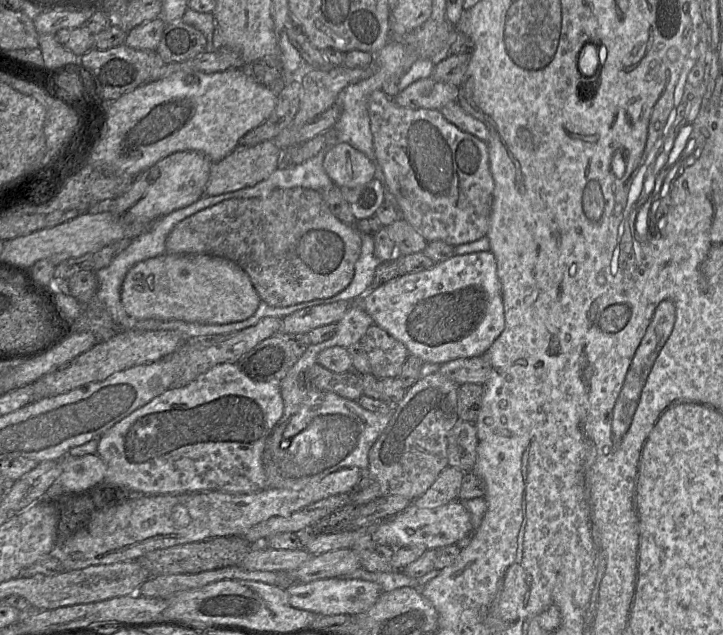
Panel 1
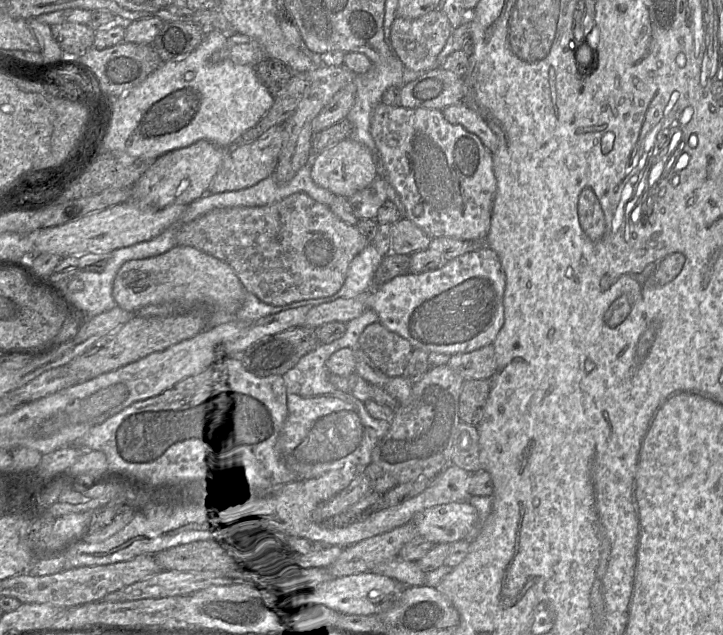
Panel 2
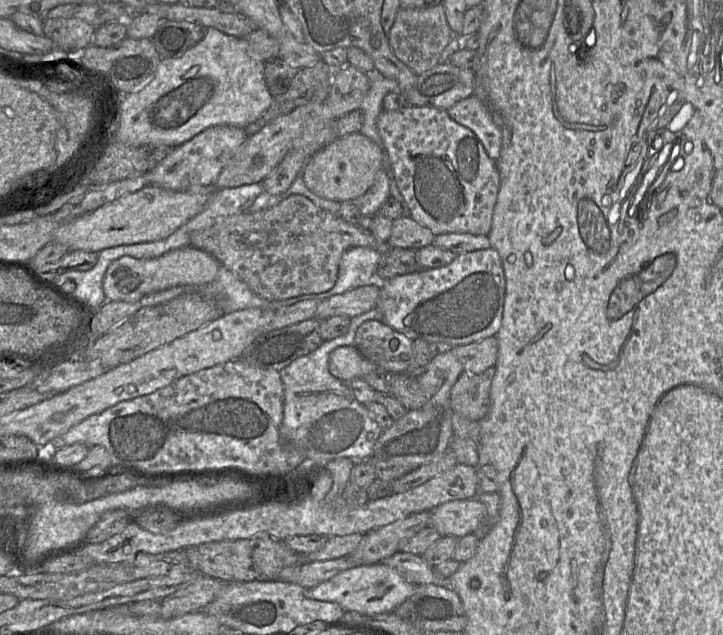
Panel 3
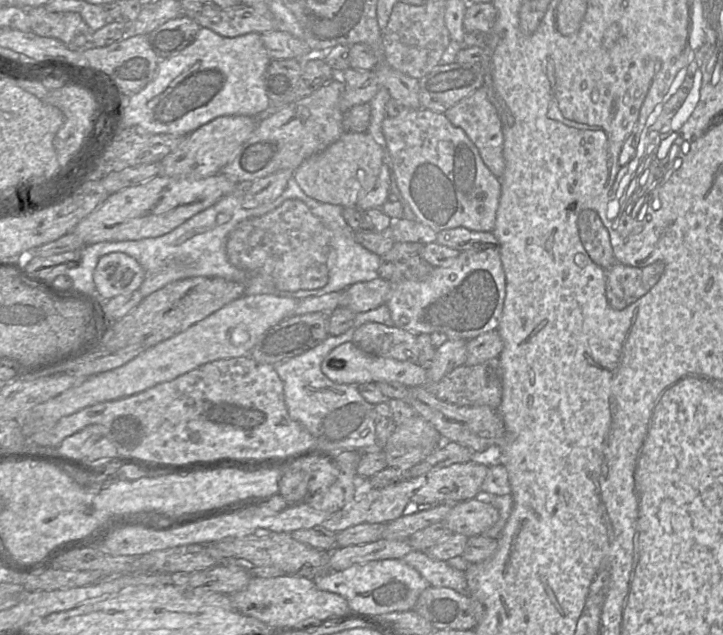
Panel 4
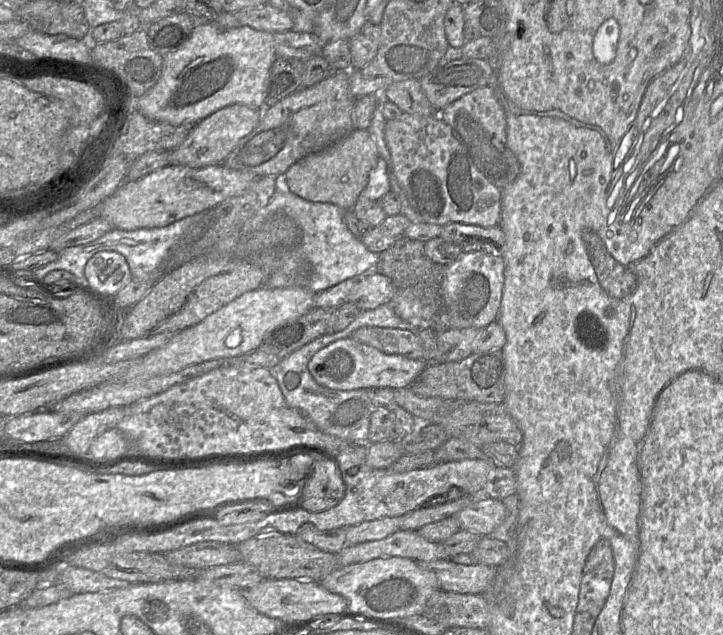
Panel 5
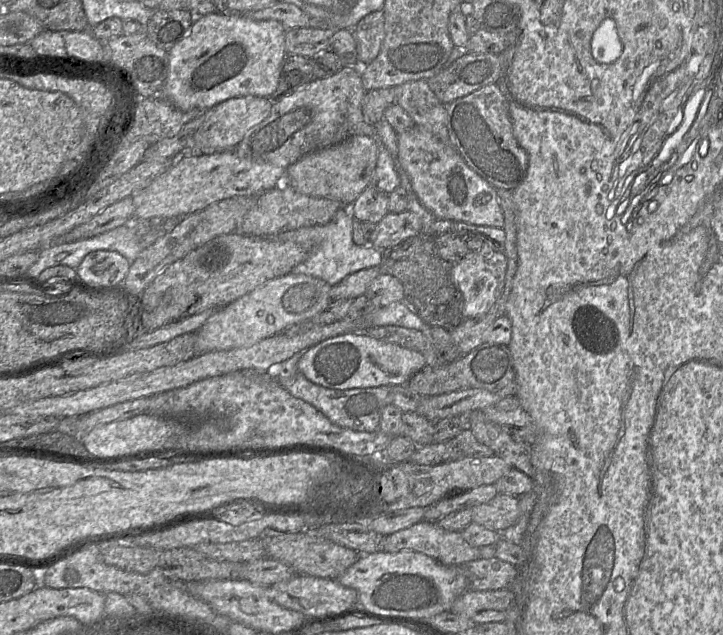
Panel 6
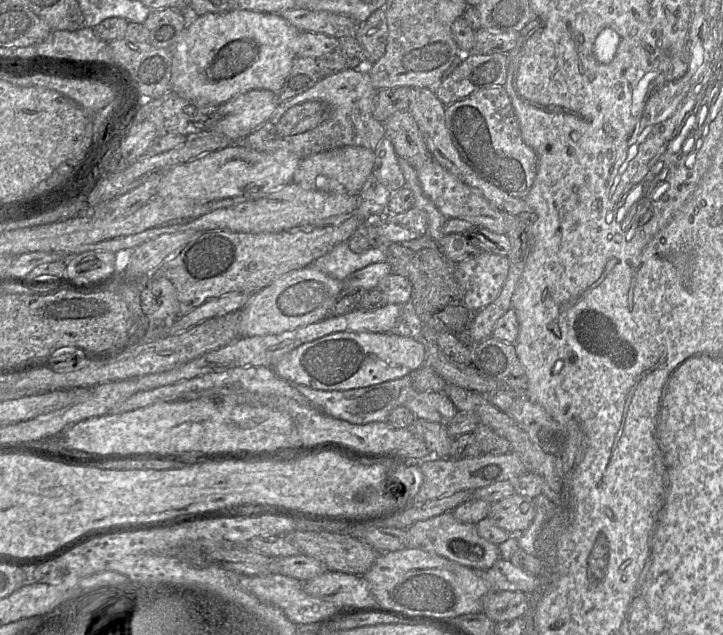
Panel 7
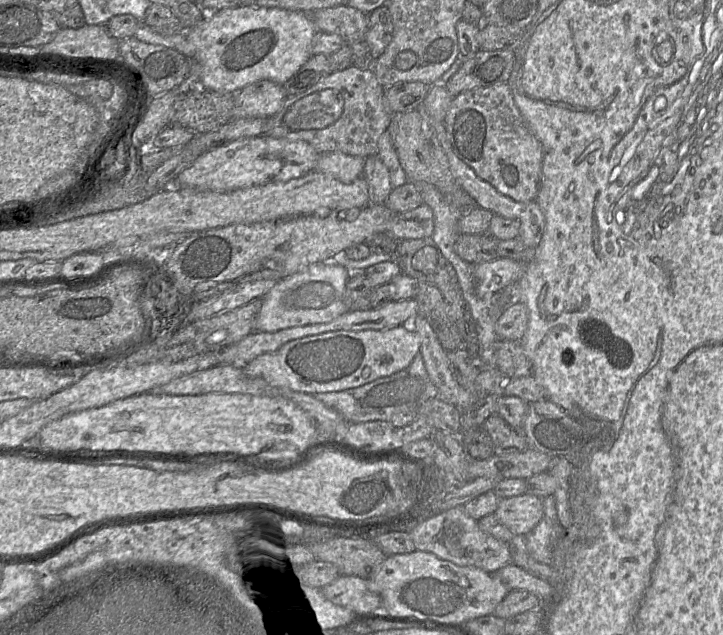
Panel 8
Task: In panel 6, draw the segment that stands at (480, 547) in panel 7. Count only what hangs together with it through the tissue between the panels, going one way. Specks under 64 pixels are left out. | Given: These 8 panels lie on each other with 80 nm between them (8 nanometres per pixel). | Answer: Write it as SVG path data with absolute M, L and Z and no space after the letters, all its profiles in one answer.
M420 521L382 540L382 551L394 553L404 549L424 553L446 566L480 558L480 547L466 542L461 531L447 531L431 521Z

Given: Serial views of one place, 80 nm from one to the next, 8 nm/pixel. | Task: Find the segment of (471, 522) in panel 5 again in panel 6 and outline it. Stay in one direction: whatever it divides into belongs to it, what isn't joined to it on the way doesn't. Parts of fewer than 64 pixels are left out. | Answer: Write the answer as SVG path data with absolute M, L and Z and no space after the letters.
M497 494L493 499L472 508L472 521L502 533L520 517L519 498Z

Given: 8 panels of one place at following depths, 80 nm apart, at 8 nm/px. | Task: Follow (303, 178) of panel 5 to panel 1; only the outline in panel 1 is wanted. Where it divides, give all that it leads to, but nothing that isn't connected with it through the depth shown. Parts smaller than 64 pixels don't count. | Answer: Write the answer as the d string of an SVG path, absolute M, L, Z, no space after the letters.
M335 142L325 150L323 168L339 188L353 189L375 179L374 164L345 142Z

